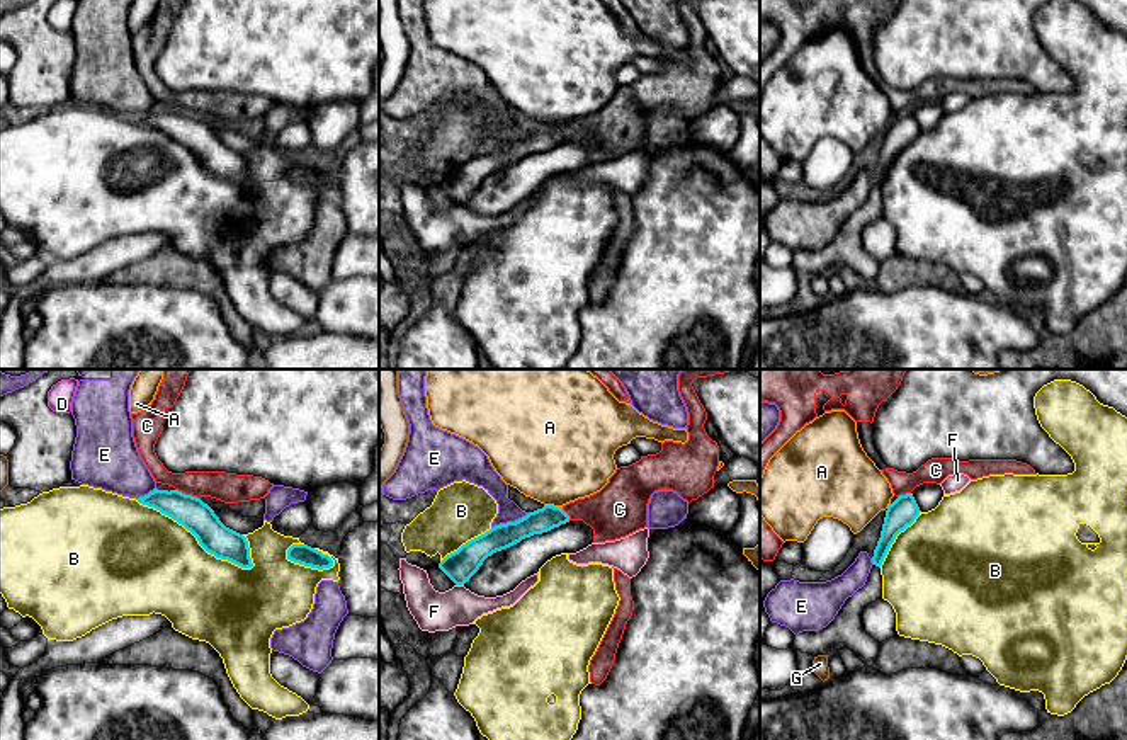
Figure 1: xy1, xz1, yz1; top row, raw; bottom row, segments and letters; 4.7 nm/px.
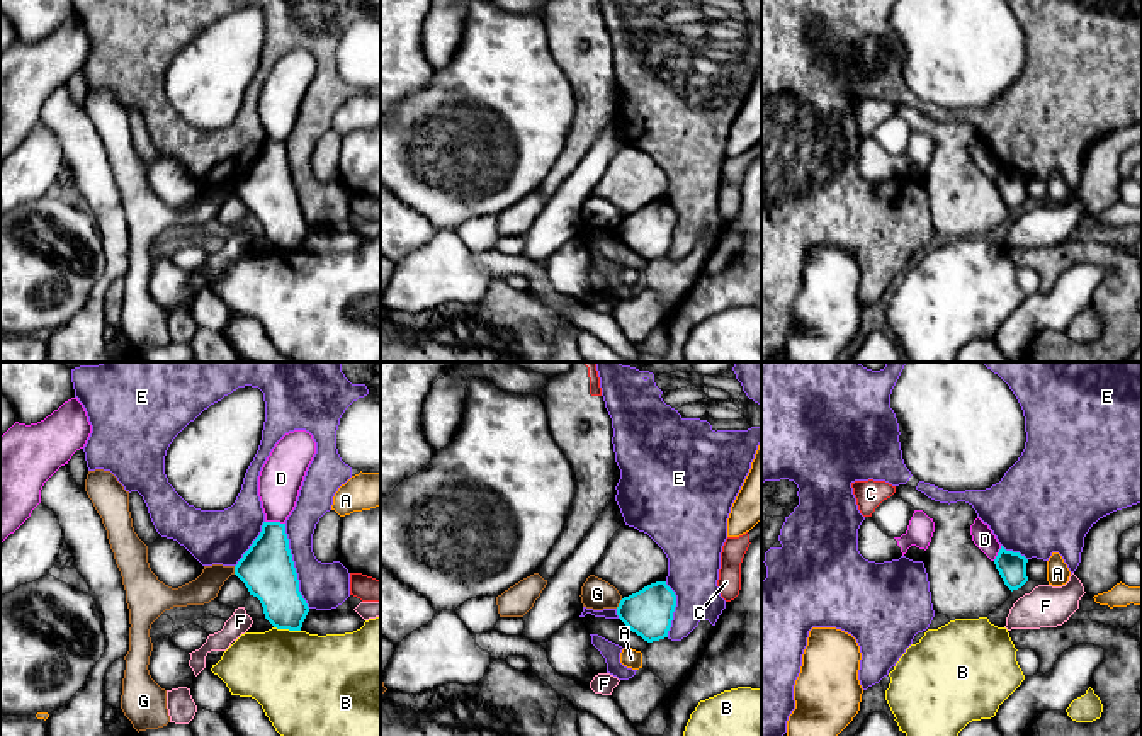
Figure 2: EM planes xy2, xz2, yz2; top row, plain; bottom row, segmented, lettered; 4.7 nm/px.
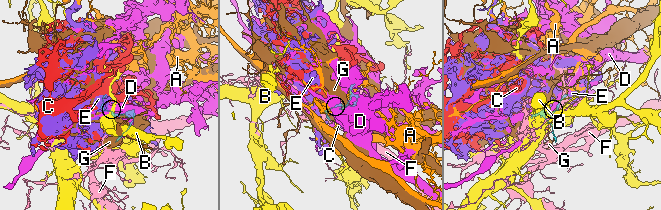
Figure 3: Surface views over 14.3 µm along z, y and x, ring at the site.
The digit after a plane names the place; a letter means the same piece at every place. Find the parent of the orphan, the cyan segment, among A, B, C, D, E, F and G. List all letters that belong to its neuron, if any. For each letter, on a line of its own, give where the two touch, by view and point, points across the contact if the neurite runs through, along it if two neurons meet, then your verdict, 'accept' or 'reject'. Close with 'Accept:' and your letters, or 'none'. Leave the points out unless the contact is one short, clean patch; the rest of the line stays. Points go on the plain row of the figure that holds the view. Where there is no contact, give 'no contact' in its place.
A: contact xz1 (553, 125); reject
B: contact xy1 (196, 155); reject
C: contact xy1 (187, 114); border xy1 (175, 108), (199, 118); reject
D: contact xy2 (276, 141); reject
E: contact xy2 (293, 186); reject
F: contact xz1 (459, 203); reject
G: contact xz2 (619, 223); way xz2 (648, 232), (631, 230), (619, 223), (597, 213); accept
Accept: G

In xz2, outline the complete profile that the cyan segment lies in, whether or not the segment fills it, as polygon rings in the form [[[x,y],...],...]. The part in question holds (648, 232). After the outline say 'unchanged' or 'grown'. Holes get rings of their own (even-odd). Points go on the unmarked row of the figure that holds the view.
[[[590,194],[579,216],[586,228],[615,228],[619,238],[647,262],[668,257],[676,226],[676,214],[666,201],[651,202],[629,216],[622,216],[613,204]]]; grown

